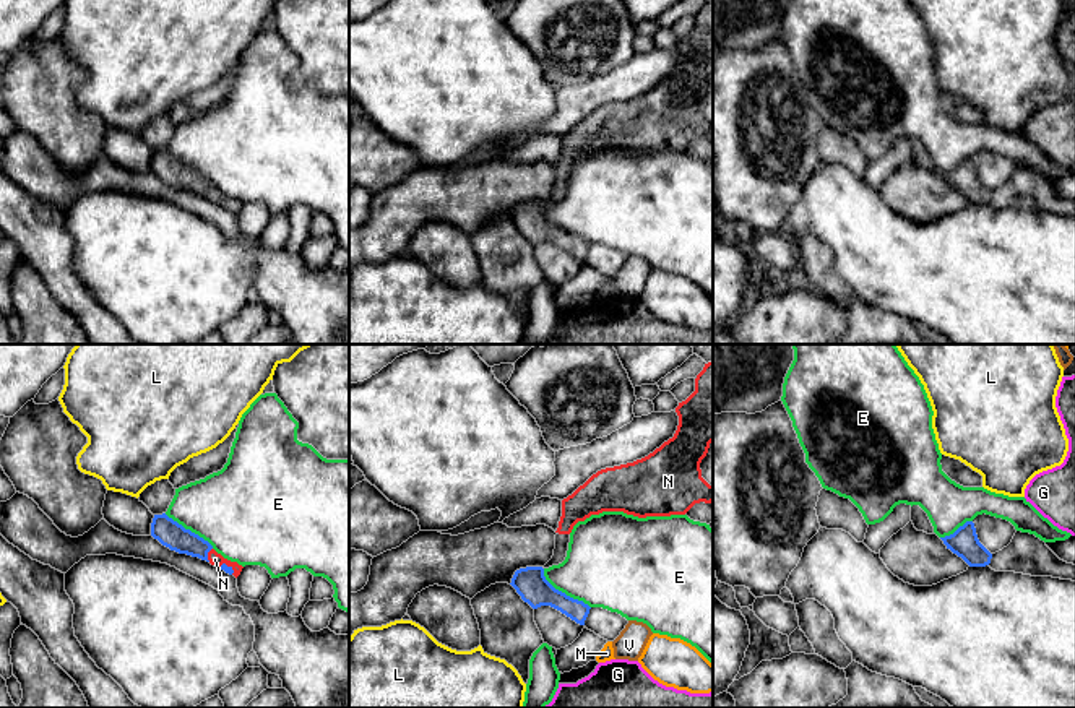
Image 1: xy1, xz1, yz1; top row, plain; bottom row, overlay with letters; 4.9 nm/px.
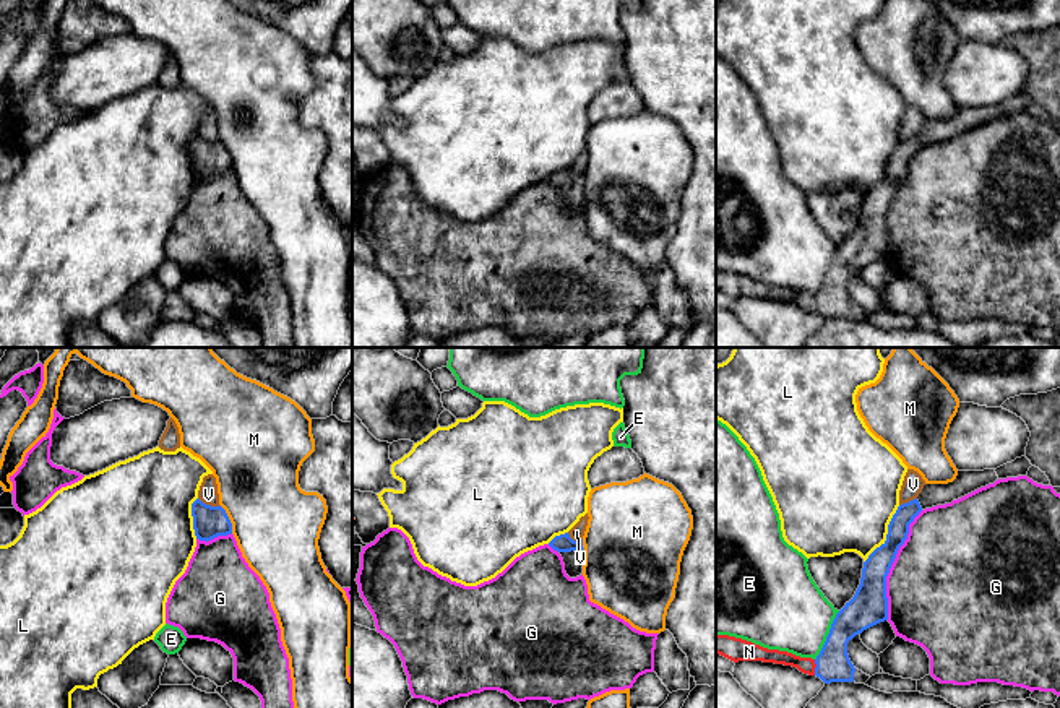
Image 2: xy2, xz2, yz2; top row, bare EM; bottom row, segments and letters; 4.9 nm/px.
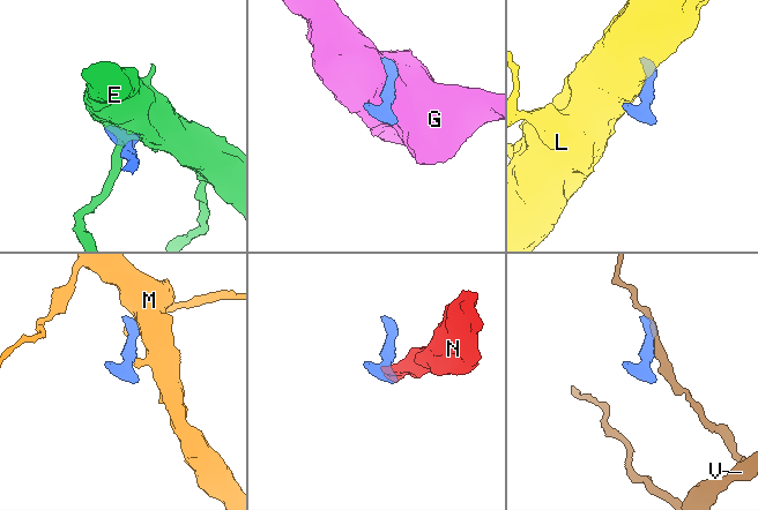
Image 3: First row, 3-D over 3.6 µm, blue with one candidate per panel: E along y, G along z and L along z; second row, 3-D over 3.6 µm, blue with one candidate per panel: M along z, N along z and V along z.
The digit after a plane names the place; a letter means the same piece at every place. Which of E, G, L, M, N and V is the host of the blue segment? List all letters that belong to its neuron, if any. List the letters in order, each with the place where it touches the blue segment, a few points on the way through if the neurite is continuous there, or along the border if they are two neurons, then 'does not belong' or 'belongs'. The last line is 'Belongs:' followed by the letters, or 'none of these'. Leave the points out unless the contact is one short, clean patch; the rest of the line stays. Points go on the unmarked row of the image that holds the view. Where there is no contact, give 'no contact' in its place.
E: xz1 (564, 229) | does not belong
G: yz2 (891, 200) | does not belong
L: yz2 (887, 171) | does not belong
M: xy2 (228, 155) | does not belong
N: yz2 (815, 304) | across yz2 (833, 301), (815, 304), (804, 301) | belongs
V: xy2 (210, 142) | does not belong
Belongs: N

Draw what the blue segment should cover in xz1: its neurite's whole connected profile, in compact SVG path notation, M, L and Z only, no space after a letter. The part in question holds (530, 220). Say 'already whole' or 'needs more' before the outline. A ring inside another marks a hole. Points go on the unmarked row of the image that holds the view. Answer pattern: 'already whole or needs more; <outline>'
already whole; M526 203L515 208L512 219L516 229L533 245L550 242L580 261L589 250L589 242L555 226L544 213L542 203Z

